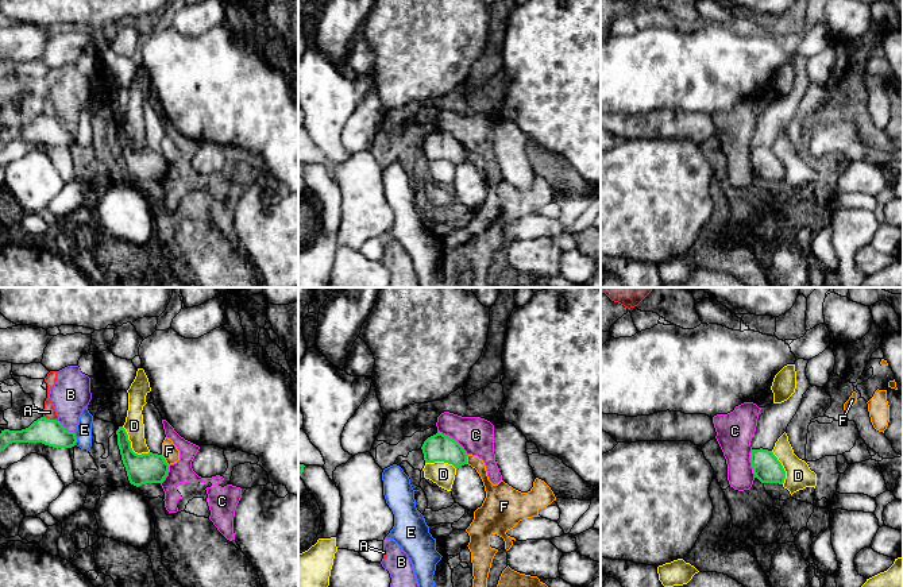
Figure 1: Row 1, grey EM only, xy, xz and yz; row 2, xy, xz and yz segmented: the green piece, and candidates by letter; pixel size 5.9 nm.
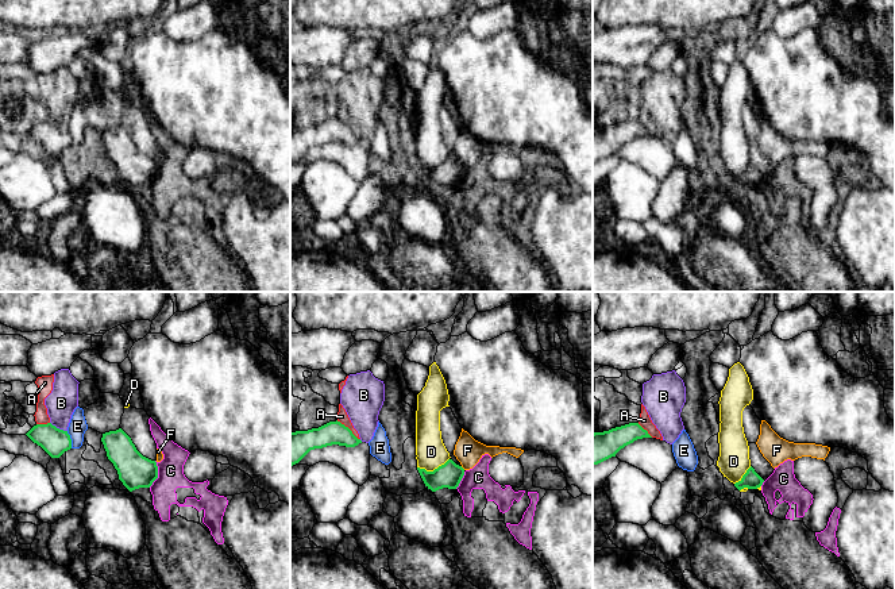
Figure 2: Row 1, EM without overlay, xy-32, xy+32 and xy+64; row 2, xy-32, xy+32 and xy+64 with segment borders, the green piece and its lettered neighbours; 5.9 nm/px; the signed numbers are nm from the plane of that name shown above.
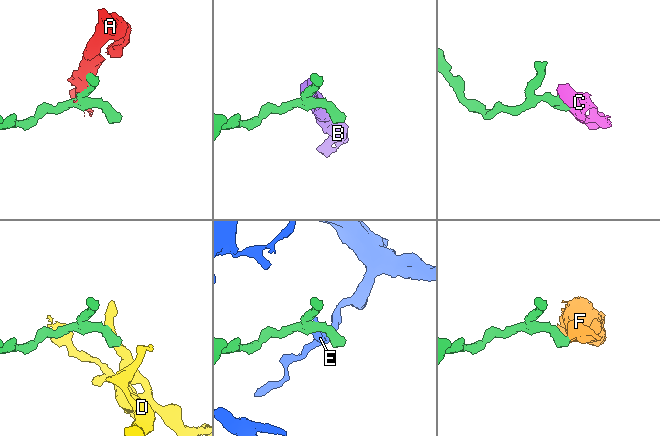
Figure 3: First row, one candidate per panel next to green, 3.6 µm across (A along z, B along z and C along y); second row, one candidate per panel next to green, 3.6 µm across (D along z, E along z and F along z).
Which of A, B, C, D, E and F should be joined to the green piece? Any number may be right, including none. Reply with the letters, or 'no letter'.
no letter

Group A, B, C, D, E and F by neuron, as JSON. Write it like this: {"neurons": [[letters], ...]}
{"neurons": [["A", "B"], ["C"], ["D"], ["E"], ["F"]]}

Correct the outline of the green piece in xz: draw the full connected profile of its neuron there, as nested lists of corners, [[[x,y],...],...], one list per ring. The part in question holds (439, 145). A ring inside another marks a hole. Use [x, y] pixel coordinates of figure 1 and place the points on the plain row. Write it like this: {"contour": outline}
{"contour": [[[440,130],[428,135],[422,144],[425,161],[444,159],[456,167],[467,162],[467,151],[463,144],[449,134]]]}

